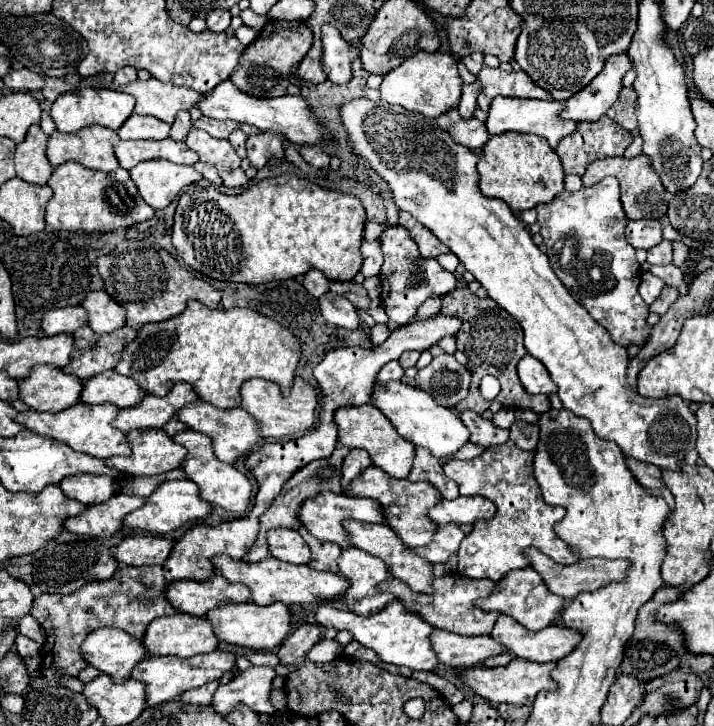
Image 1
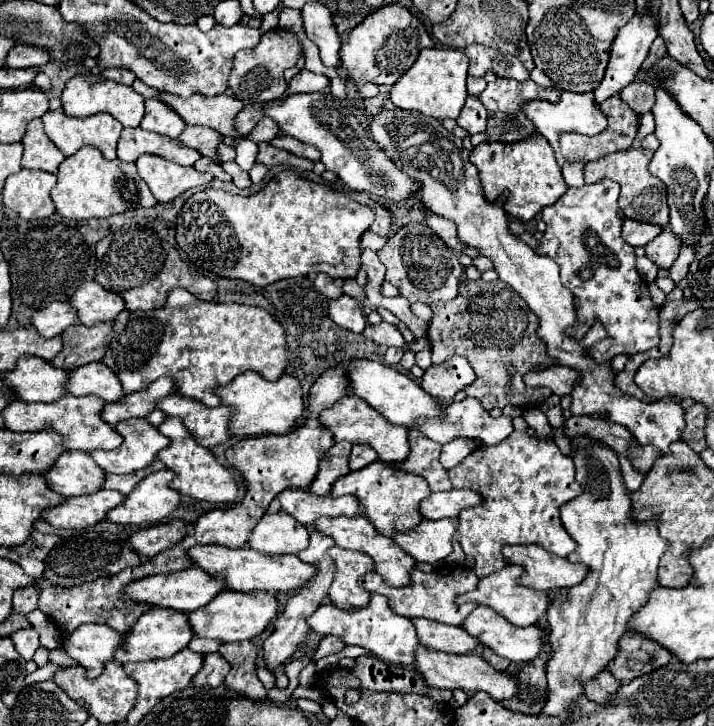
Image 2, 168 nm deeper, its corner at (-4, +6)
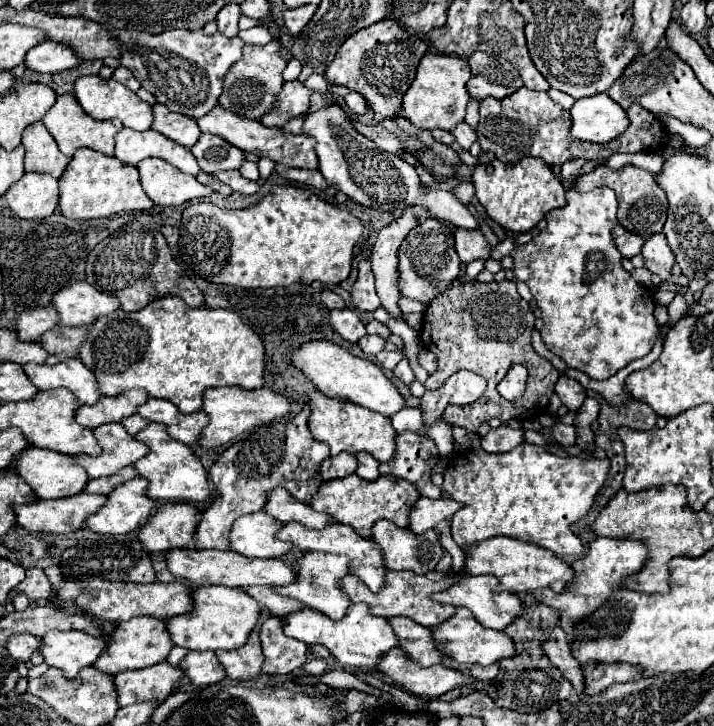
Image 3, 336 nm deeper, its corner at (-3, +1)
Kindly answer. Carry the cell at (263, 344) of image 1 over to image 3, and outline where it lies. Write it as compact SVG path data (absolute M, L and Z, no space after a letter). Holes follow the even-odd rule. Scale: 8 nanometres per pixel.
M179 296L157 298L157 300L153 300L149 306L145 306L139 312L117 310L113 316L99 318L95 324L91 324L87 336L89 336L89 340L81 346L79 358L97 376L99 390L101 390L103 396L117 396L117 394L123 394L125 390L131 390L131 388L143 388L149 396L171 400L183 414L191 414L191 412L199 412L203 408L203 392L207 388L215 388L215 386L241 386L241 388L247 388L247 390L255 390L255 388L261 388L265 384L265 344L263 344L263 338L249 324L245 324L235 312L221 310L221 308L217 308L217 310L213 310L213 308L189 308Z

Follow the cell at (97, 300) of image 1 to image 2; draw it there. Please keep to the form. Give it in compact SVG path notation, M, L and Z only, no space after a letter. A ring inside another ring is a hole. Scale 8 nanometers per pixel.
M86 281L72 293L70 305L78 311L82 325L94 325L112 323L124 309L124 299L112 291L106 291L96 281Z

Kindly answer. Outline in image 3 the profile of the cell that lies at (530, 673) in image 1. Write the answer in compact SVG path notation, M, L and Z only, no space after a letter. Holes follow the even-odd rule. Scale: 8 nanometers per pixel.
M399 648L389 650L375 668L387 674L403 690L427 698L437 698L455 688L459 690L465 686L475 688L477 684L477 680L469 678L467 674L441 664L429 668L419 666L417 662L411 662L411 658L407 658L407 654L403 654L403 650Z

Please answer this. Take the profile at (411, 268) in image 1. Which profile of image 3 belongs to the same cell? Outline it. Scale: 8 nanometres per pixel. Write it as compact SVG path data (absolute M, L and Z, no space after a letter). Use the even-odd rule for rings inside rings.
M427 218L421 224L417 224L413 232L415 234L409 234L409 238L403 240L399 246L399 254L397 254L399 256L399 266L397 266L399 282L397 282L397 286L405 298L417 300L427 306L459 278L461 260L453 246L453 234L445 222Z

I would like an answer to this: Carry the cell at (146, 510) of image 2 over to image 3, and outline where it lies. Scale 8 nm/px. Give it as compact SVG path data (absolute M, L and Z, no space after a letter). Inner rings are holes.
M133 478L107 496L107 504L87 518L85 526L99 534L127 534L153 514L155 500L147 498L147 478Z

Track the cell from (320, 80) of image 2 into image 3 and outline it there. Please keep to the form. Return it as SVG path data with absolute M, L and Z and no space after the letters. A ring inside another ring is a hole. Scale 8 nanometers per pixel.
M293 80L293 82L285 82L283 90L277 96L275 106L263 114L263 118L259 118L259 122L263 126L275 126L281 128L283 124L287 124L291 118L301 116L309 110L309 102L311 102L311 94L313 90L307 88L303 82Z

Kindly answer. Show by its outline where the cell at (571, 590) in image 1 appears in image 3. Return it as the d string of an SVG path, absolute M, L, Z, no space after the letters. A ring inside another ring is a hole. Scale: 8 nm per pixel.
M497 536L485 542L479 542L475 546L469 546L465 550L465 570L467 574L493 574L499 578L501 582L501 590L507 592L535 592L537 588L547 588L553 582L561 580L561 582L571 582L571 578L575 576L573 568L561 560L559 556L555 556L553 552L547 552L541 546L535 544L527 544L515 538L507 538L507 536Z

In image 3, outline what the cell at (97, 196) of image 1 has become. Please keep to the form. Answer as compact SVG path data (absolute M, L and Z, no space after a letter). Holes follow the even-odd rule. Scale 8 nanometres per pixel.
M79 148L59 178L59 212L67 218L93 220L129 210L149 210L151 206L153 200L141 190L135 166L123 164L115 156L105 156L91 148Z

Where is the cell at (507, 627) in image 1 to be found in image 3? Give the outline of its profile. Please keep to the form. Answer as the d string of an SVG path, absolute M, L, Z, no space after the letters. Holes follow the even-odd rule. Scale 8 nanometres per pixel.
M459 608L449 620L439 624L433 630L433 636L441 650L445 650L449 656L453 656L457 662L463 664L489 666L503 658L511 658L511 654L515 654L515 646L511 646L511 638L507 638L503 632L479 626L479 622L475 622L475 616L467 608Z

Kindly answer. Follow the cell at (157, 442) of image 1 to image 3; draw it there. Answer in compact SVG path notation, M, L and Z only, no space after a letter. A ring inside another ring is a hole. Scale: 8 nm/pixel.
M103 424L95 428L93 434L103 452L99 456L77 456L79 466L85 468L89 478L117 474L121 468L133 466L149 452L149 448L131 436L123 424Z

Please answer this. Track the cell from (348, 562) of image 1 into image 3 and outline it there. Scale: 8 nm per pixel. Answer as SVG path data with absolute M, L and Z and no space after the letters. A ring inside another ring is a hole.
M309 552L303 554L297 562L299 568L299 576L291 586L283 586L283 588L275 588L275 592L295 598L303 604L307 604L309 608L327 614L331 620L341 620L347 614L347 608L351 606L351 600L347 598L347 594L343 594L343 588L339 586L339 582L351 574L351 562L349 558L343 556L335 556L335 554L327 554L327 552Z

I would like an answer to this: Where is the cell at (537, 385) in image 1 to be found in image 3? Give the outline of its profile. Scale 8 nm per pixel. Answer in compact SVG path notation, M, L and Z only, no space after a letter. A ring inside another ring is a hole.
M561 376L561 378L557 380L557 384L555 384L555 394L561 398L561 402L563 402L569 410L579 410L581 404L583 404L583 400L585 400L585 396L587 396L585 388L583 388L577 380L573 380L573 378L569 378L569 376Z

